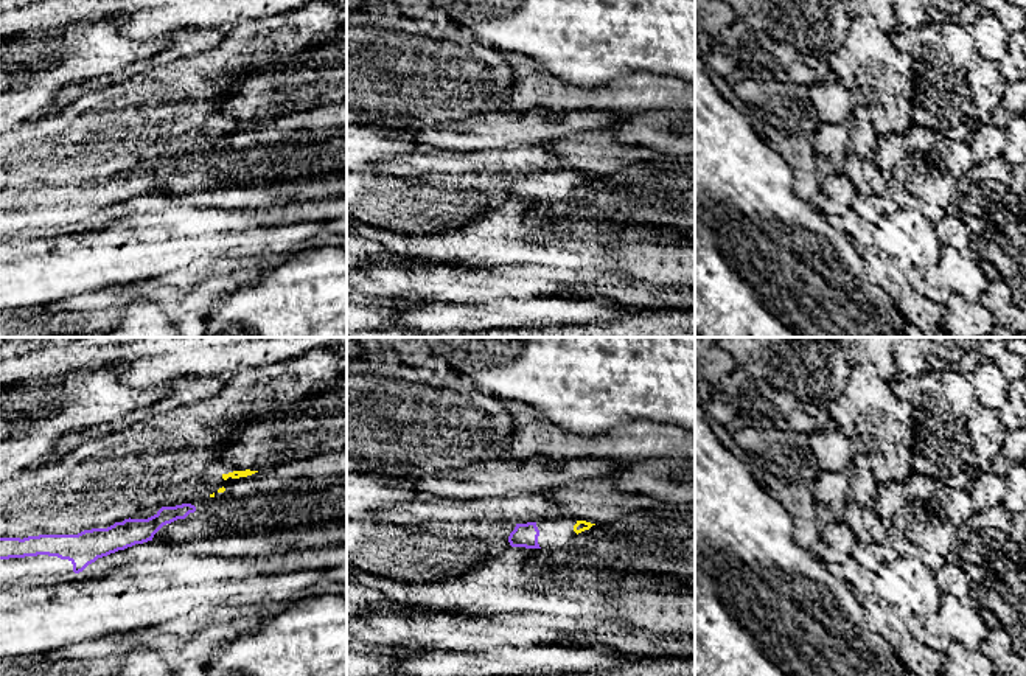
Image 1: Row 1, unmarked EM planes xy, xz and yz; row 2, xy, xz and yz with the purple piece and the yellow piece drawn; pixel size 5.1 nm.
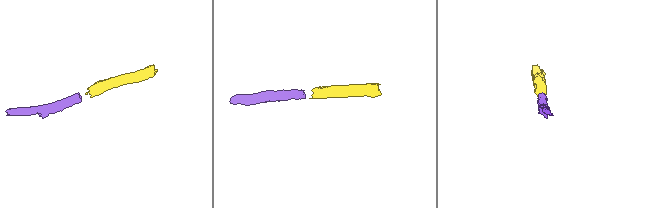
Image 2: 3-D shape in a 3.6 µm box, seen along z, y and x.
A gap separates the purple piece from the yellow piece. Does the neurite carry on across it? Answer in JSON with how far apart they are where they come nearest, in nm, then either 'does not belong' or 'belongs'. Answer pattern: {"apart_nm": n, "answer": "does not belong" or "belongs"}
{"apart_nm": 100, "answer": "belongs"}

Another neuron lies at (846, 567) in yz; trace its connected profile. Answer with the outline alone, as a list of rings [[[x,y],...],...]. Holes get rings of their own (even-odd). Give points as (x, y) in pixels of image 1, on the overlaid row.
[[[844,521],[830,524],[821,528],[821,539],[825,544],[824,552],[836,556],[835,559],[829,561],[827,569],[833,575],[844,578],[850,586],[871,597],[875,597],[875,573],[863,567],[850,556],[858,541],[849,525]]]

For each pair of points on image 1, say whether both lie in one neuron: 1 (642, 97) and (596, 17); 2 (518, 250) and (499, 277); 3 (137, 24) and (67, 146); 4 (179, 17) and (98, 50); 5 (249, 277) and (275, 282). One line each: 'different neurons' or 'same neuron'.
1: different neurons
2: different neurons
3: different neurons
4: different neurons
5: different neurons

